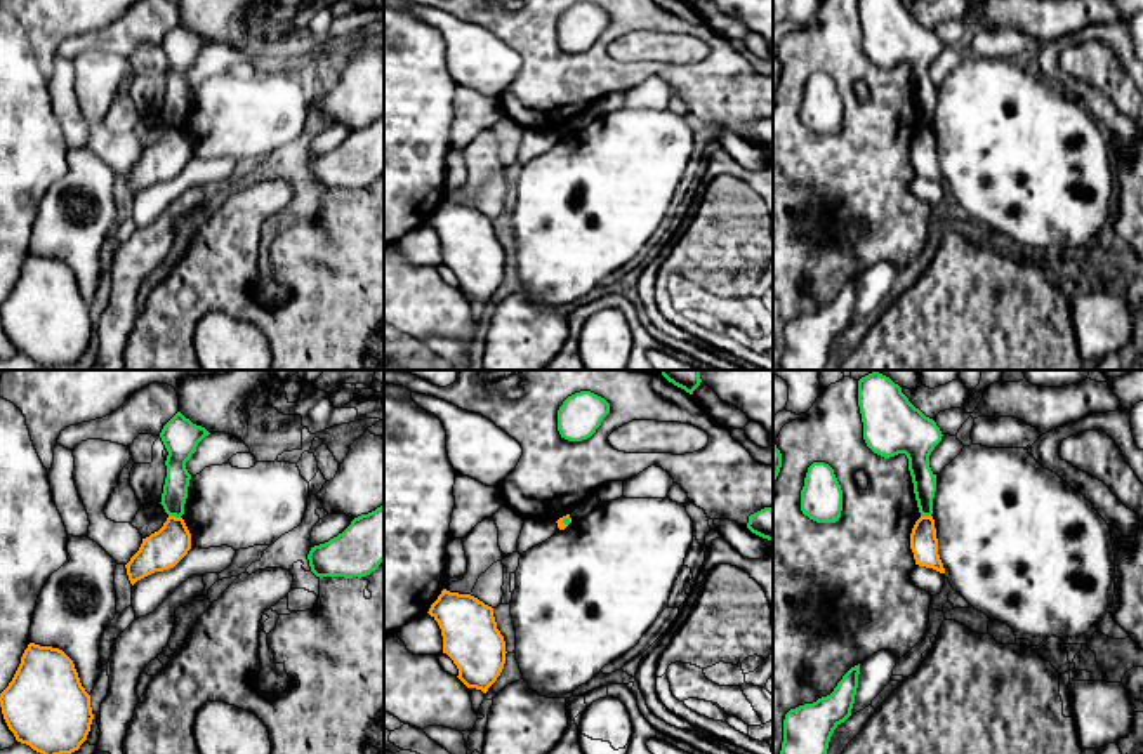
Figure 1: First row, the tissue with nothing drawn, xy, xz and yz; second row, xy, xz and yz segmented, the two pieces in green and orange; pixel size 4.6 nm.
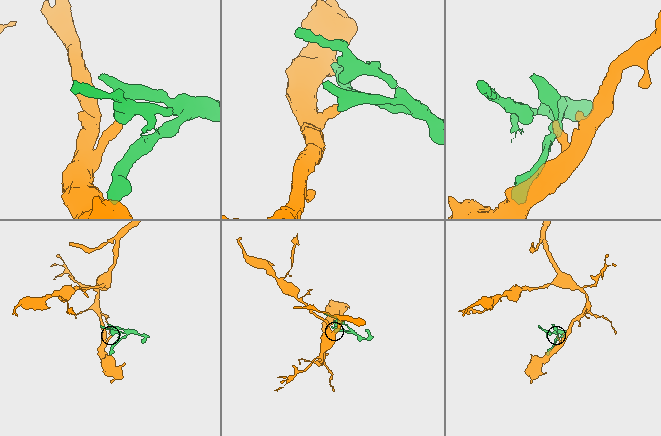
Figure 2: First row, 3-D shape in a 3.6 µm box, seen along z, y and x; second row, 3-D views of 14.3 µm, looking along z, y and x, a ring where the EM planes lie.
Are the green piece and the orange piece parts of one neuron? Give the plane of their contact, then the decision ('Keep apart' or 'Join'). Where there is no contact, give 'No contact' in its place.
Touches green in xy. Keep apart

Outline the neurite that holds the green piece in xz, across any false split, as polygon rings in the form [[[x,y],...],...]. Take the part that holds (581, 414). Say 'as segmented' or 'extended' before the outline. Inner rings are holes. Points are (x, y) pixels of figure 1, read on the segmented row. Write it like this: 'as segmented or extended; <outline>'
as segmented; [[[580,391],[568,396],[558,410],[558,431],[568,441],[591,438],[610,413],[610,403],[591,393]]]

